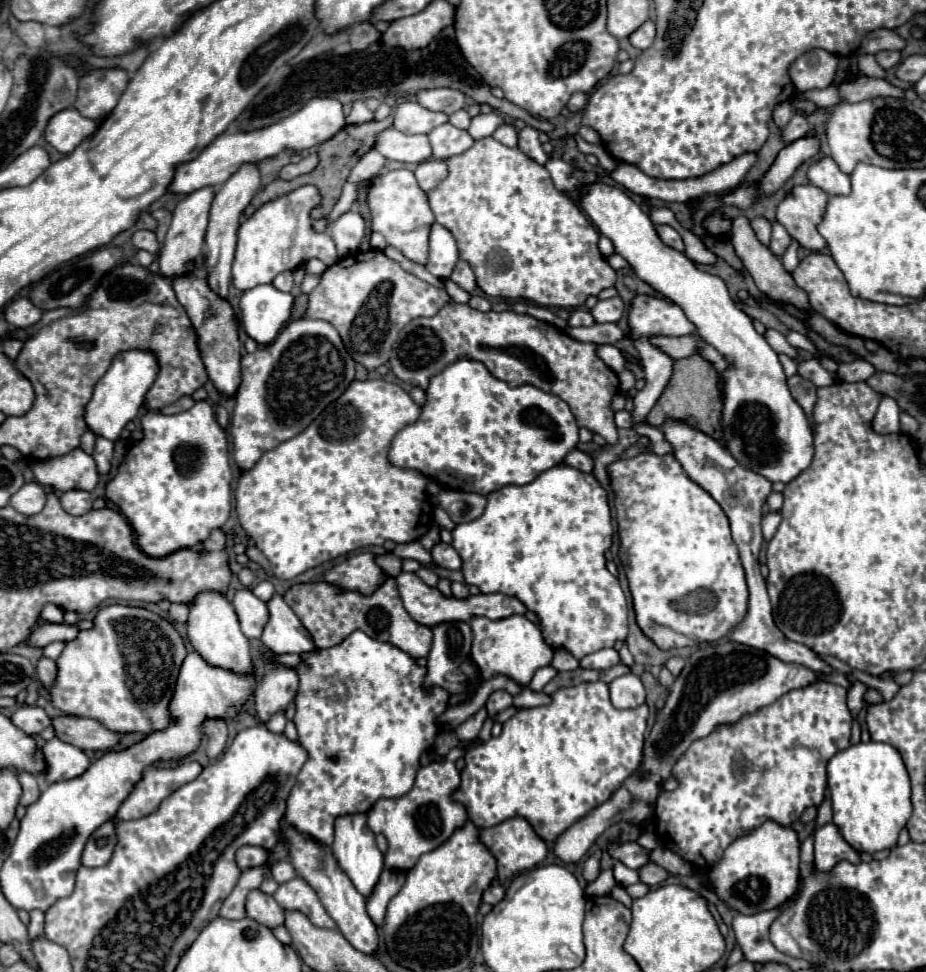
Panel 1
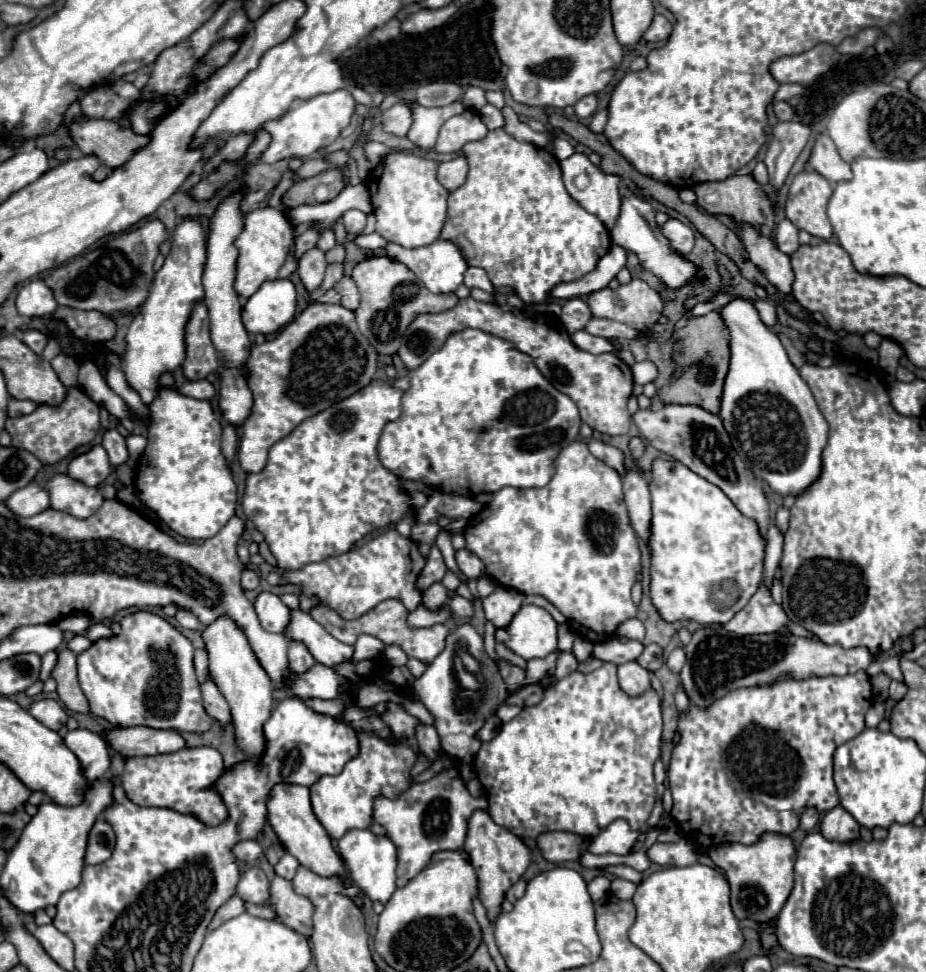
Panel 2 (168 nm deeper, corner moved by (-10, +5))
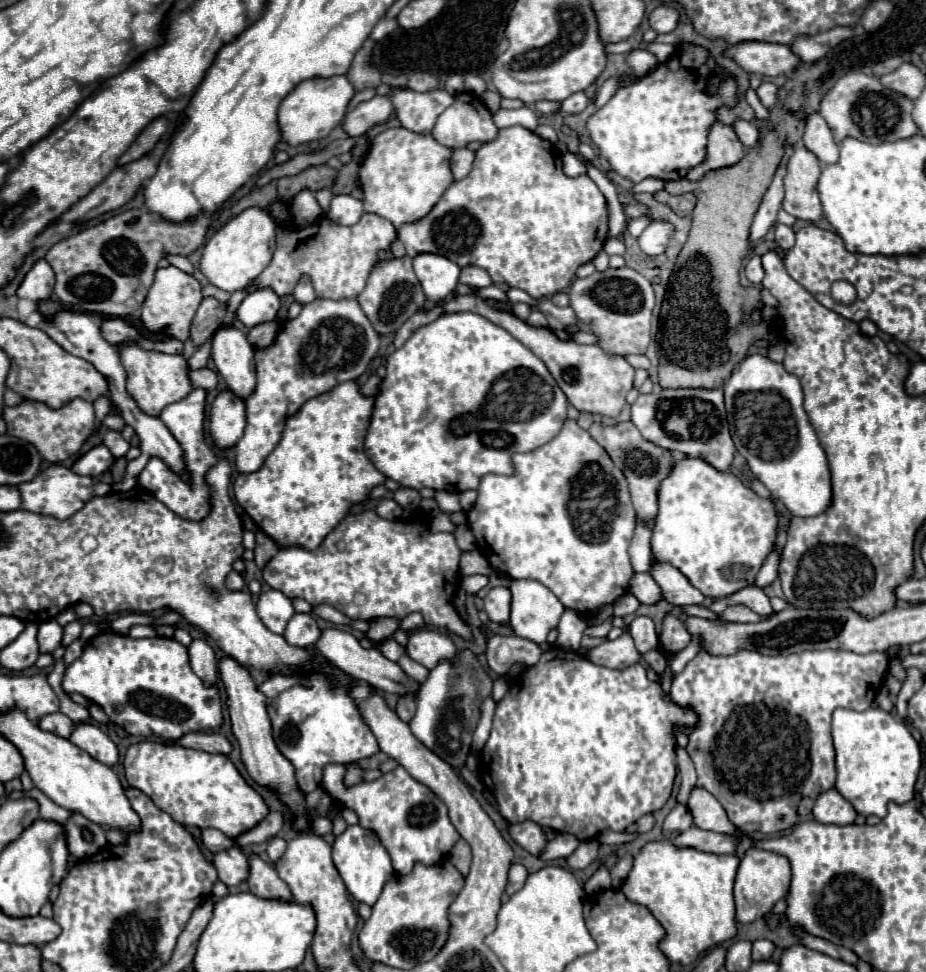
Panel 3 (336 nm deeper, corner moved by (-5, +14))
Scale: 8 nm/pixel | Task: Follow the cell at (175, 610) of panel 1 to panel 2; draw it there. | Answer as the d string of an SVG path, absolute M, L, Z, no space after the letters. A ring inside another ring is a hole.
M177 611L177 623L181 625L181 627L185 627L185 629L201 629L203 625L197 621L197 617L193 615L193 613L189 613L189 611Z

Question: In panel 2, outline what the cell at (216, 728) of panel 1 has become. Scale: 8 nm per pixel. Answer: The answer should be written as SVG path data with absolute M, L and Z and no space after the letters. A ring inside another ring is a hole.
M207 679L201 683L201 693L203 693L203 707L205 711L215 719L219 721L221 725L223 723L229 723L231 721L231 711L229 711L229 705L225 701L225 697L219 693L217 685Z

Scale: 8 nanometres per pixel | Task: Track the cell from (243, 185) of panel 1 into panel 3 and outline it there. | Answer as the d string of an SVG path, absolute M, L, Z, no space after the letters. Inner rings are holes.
M218 326L212 336L212 360L226 386L240 398L254 390L254 346L234 326Z

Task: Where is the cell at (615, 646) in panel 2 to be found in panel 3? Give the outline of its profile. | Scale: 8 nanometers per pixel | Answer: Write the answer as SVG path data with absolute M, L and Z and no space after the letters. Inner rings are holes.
M636 616L628 624L628 632L636 644L636 650L640 654L658 648L658 634L654 630L654 622L648 616Z

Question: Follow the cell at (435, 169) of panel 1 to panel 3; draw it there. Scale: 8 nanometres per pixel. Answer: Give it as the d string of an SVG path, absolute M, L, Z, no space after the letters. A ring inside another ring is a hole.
M458 148L458 150L452 152L452 158L450 158L450 170L452 170L454 180L462 180L462 178L470 172L472 160L474 160L474 152L468 150L468 148Z

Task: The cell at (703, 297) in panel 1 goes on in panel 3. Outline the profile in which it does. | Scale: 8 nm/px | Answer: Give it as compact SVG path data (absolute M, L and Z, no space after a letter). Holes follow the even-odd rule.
M748 354L730 374L724 384L724 404L730 424L730 434L736 444L736 450L748 462L752 474L768 488L776 498L784 502L784 506L794 516L816 516L824 512L832 498L830 488L830 470L826 462L826 454L818 442L816 430L804 410L804 392L800 380L790 374L782 364L770 360L762 354Z

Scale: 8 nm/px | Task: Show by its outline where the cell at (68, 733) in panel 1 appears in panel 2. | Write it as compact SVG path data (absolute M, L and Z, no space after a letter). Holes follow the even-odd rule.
M119 727L107 733L107 741L115 751L123 753L125 757L167 755L187 747L181 733L151 727Z

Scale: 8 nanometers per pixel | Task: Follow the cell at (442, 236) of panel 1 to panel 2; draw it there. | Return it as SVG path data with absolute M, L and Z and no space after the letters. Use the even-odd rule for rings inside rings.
M441 239L419 249L403 249L401 245L389 243L387 257L407 265L431 293L455 293L455 289L463 283L463 273L467 269L467 263L461 251L451 241L441 241Z

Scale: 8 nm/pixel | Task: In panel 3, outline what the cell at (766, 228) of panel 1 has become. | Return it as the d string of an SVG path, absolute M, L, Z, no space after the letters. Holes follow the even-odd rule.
M738 120L736 126L734 126L734 130L738 132L738 138L742 140L742 144L744 144L748 150L758 144L758 138L760 138L758 126L754 126L754 124L750 124L750 122L744 122L744 120Z

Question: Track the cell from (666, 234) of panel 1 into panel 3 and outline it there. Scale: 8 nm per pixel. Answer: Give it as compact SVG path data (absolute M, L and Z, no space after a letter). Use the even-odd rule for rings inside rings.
M652 220L650 226L640 234L638 244L644 254L648 256L658 256L666 250L674 234L674 226L668 220Z

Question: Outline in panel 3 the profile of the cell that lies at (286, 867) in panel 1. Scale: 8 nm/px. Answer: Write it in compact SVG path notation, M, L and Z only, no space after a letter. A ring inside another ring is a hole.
M272 838L268 842L268 848L266 848L266 854L270 858L270 862L278 862L286 852L286 842L282 838Z

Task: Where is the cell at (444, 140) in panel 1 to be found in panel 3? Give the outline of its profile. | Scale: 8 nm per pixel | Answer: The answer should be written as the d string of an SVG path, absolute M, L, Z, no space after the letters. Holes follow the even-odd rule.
M470 92L462 94L466 94L466 98L456 98L454 104L438 116L432 130L434 140L452 150L462 148L468 142L494 140L498 134L498 128L492 122L492 114L480 102L480 98Z

